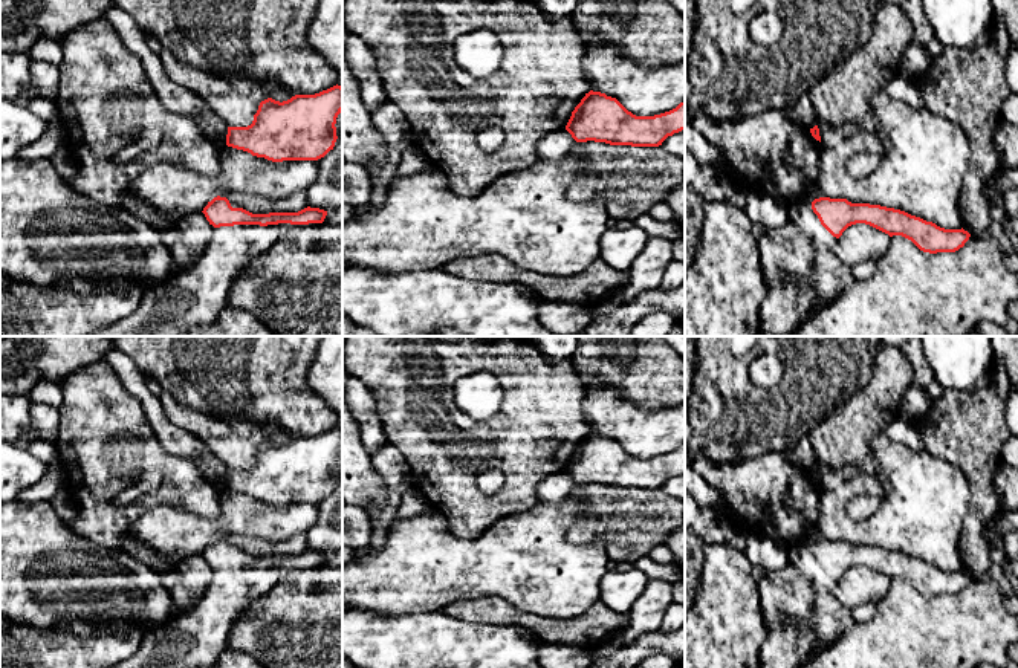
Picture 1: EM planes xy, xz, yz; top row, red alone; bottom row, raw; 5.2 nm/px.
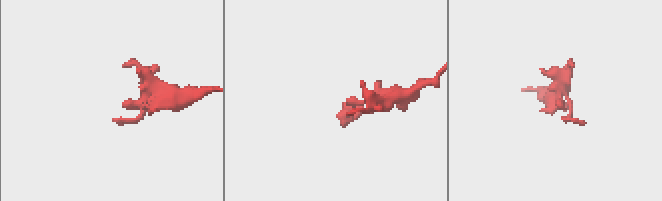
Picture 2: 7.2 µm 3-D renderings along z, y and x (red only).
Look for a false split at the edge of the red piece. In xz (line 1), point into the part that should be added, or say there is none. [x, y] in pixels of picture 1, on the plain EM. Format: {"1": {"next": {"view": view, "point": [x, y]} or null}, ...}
{"1": {"next": null}}

